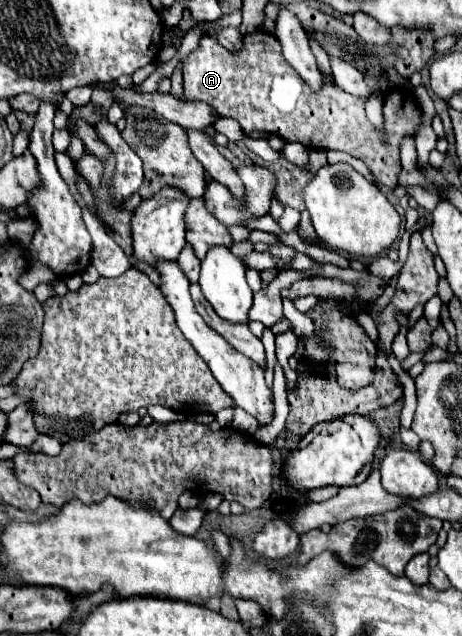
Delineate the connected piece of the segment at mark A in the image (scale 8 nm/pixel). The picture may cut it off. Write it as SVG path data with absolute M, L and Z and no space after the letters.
M257 29L253 35L245 35L243 39L243 49L239 53L229 53L223 45L219 45L217 39L213 37L201 37L199 47L189 53L187 57L181 59L181 69L183 69L183 89L185 89L185 99L187 101L205 101L211 105L219 117L231 117L235 119L243 131L267 131L273 135L283 137L285 141L297 141L305 145L307 149L335 149L335 151L345 151L357 159L361 159L369 171L375 175L375 179L389 189L397 187L397 173L401 171L399 163L399 141L403 137L413 137L423 111L419 109L417 101L413 99L411 93L407 93L405 87L393 87L385 99L383 99L383 119L385 119L385 133L389 139L389 145L383 145L375 127L367 121L365 117L365 103L359 97L353 97L345 91L341 91L337 85L325 83L323 89L315 95L309 93L309 87L305 81L301 81L299 73L285 61L281 53L281 45L275 35L267 33L265 29Z

